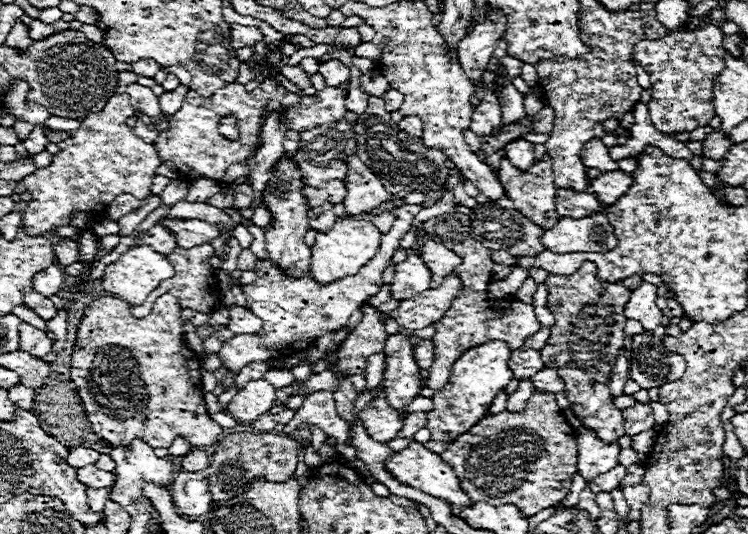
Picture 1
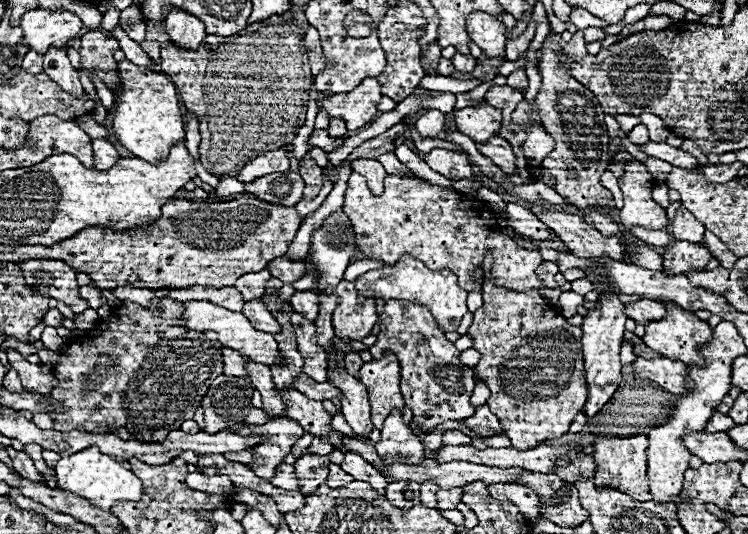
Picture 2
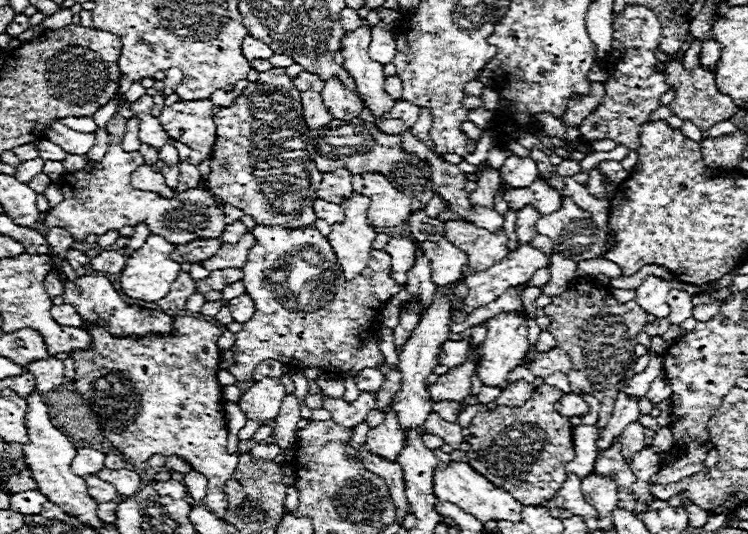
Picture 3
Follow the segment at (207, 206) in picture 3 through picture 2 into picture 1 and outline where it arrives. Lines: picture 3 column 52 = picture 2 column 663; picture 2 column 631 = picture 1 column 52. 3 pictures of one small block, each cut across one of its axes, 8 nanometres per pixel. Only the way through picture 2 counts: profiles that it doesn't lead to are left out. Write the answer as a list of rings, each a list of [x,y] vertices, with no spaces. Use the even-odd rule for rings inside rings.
[[[112,96],[100,112],[88,114],[80,128],[68,130],[70,138],[58,144],[60,152],[52,156],[50,166],[38,168],[20,180],[32,194],[24,212],[24,226],[28,234],[44,234],[52,228],[66,226],[70,212],[92,210],[96,216],[106,212],[108,204],[118,194],[132,194],[140,200],[150,196],[150,184],[156,166],[162,164],[154,144],[146,144],[128,128],[128,118],[144,118],[146,114],[132,106],[130,96]]]

